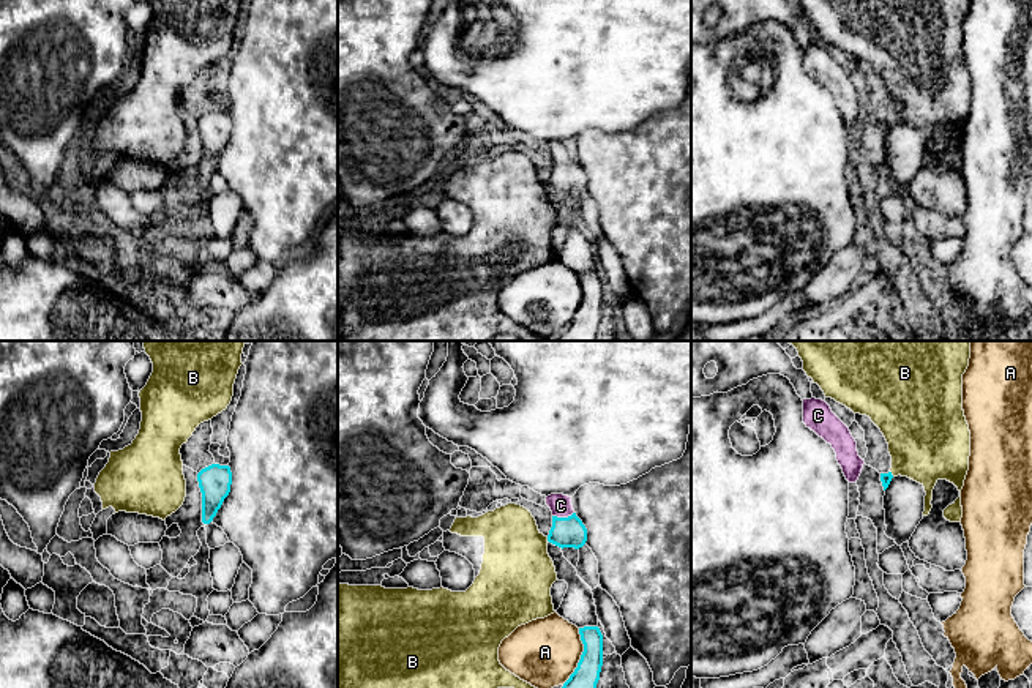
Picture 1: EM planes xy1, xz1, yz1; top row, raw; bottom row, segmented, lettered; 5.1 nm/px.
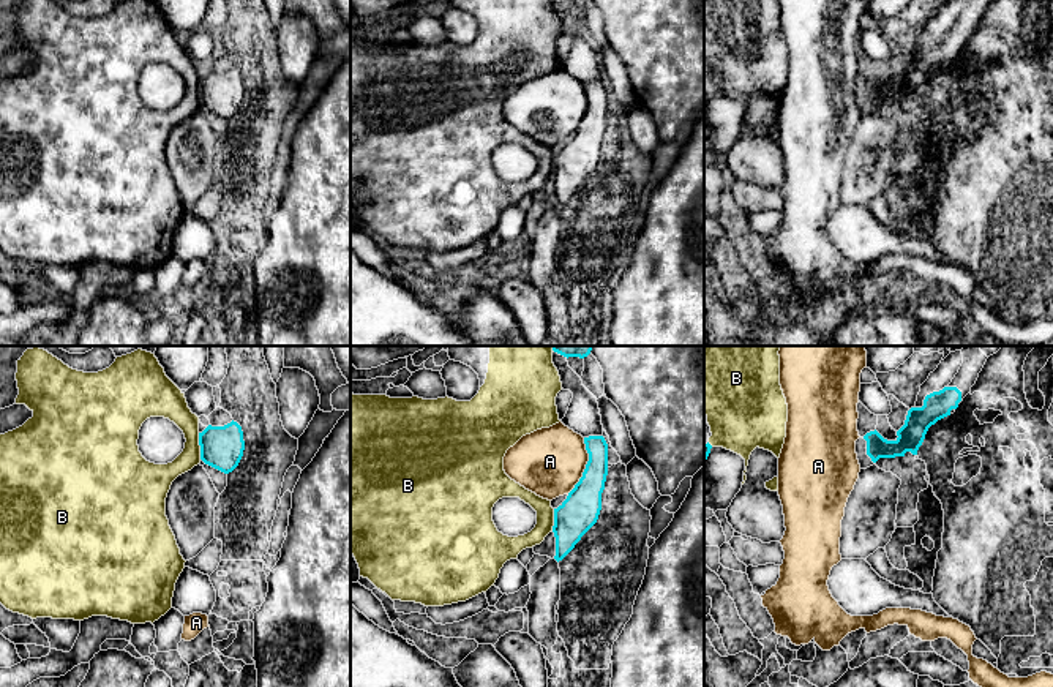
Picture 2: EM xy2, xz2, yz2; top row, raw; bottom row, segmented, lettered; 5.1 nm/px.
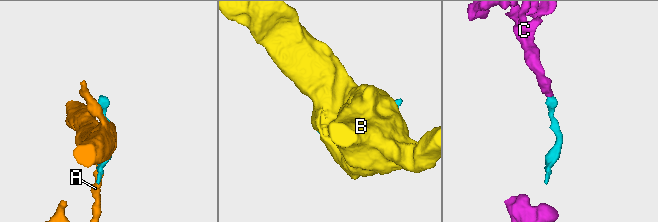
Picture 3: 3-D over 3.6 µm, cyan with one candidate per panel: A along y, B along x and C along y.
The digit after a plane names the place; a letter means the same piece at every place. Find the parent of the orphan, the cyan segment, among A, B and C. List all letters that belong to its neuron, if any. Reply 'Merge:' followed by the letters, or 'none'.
Merge: C

